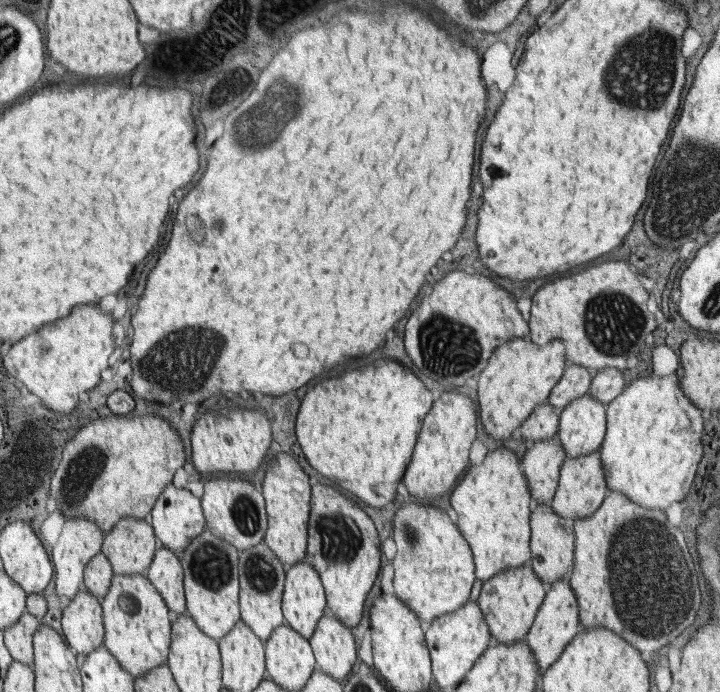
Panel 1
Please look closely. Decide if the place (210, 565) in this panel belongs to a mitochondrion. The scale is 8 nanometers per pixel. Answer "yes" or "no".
yes

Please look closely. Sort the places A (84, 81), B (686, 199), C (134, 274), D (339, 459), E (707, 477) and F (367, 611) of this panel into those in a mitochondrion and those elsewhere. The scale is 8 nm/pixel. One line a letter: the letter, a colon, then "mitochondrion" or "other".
A: other
B: mitochondrion
C: other
D: other
E: other
F: other

